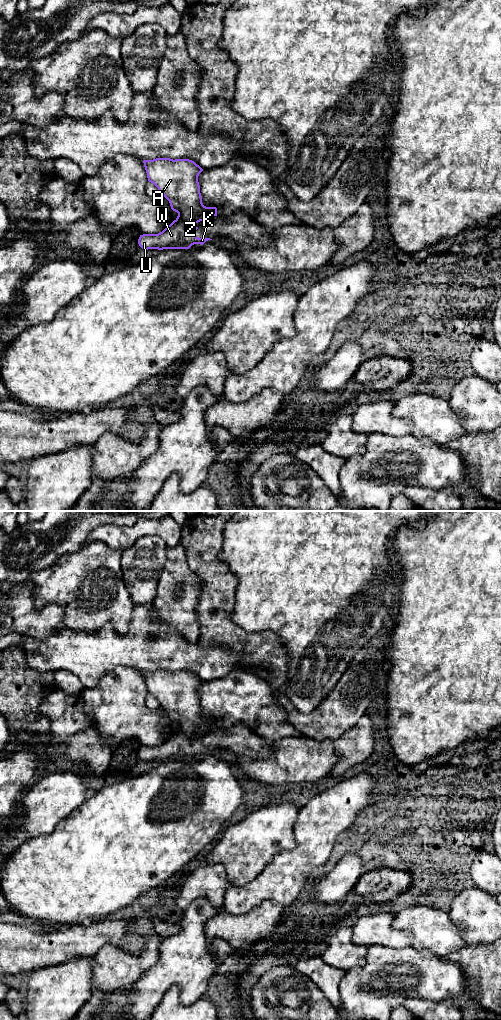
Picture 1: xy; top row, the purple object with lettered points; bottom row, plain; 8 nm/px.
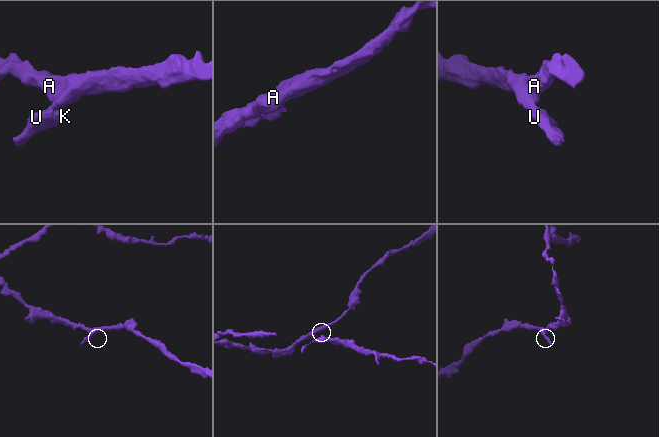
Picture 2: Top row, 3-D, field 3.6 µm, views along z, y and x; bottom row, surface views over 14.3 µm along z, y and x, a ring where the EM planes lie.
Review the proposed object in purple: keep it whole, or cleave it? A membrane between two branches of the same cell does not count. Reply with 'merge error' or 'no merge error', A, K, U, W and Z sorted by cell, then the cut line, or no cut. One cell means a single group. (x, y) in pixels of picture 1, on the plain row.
merge error; groups A Z / K U W; cut xy (176, 730), (192, 738)

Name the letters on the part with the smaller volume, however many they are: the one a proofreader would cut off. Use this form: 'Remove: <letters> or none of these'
Remove: K, U, W

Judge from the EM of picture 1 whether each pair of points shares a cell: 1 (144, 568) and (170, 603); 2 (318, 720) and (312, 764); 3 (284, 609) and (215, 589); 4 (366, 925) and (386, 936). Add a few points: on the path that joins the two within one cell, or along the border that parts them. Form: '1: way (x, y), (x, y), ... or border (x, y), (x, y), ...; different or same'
1: border (165, 563), (158, 577), (156, 595), (151, 601); different
2: border (301, 735), (317, 740), (333, 741); different
3: border (232, 572), (236, 578), (236, 594), (230, 618); different
4: way (371, 928), (376, 928), (381, 932); same

